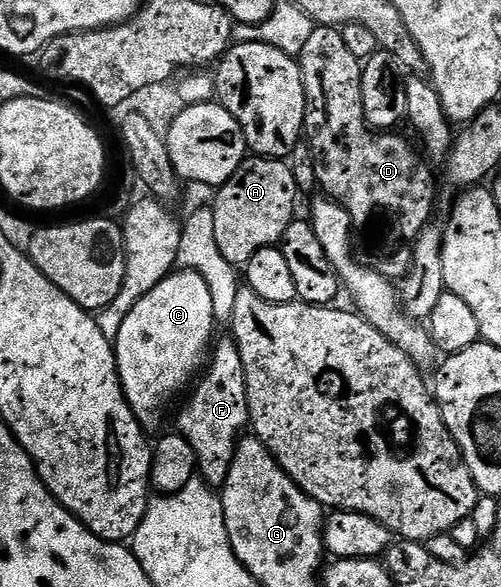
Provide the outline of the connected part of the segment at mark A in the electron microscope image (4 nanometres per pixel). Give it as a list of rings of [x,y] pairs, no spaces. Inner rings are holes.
[[[252,156],[224,185],[218,186],[216,193],[219,194],[213,202],[213,231],[217,234],[217,248],[230,265],[246,267],[257,251],[282,242],[297,202],[294,173],[286,160]]]

